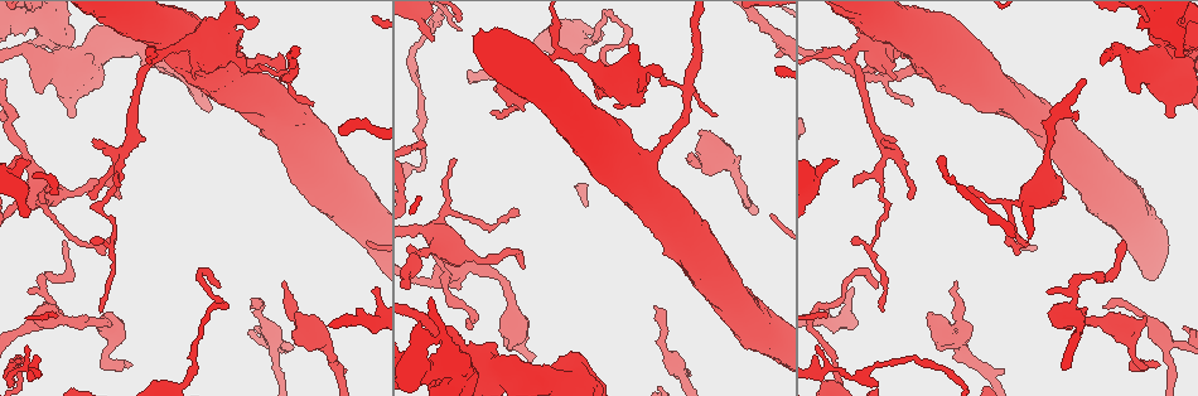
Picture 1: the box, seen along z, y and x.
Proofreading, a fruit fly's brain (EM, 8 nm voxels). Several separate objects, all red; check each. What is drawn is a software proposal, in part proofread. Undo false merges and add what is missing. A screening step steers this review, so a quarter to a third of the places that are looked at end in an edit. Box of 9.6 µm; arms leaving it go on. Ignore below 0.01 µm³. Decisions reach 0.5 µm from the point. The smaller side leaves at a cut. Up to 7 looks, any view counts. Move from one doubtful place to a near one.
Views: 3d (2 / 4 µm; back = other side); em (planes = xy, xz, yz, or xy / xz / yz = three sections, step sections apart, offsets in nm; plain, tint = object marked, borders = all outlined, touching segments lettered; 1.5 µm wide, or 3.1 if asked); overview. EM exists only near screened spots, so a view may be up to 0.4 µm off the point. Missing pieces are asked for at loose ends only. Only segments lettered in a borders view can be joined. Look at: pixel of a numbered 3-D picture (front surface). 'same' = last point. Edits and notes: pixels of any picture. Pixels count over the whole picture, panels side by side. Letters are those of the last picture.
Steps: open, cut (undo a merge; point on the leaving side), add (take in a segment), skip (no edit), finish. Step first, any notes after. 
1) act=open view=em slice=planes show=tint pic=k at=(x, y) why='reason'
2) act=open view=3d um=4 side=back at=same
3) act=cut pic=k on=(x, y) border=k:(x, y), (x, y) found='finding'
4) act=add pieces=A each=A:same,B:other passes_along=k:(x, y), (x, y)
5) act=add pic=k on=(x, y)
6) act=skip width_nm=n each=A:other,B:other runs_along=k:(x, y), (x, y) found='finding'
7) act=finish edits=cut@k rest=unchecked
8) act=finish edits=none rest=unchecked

act=open view=em slice=xy step=8 show=borders pic=1 at=(467, 328)

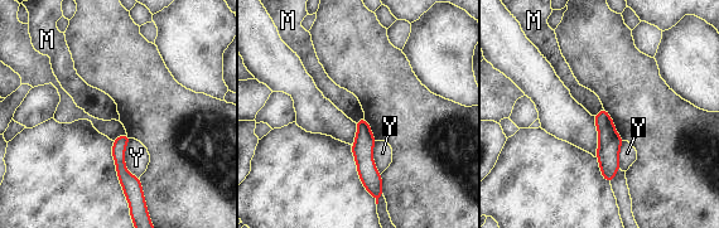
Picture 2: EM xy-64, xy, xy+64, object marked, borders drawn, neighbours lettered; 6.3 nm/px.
act=open view=em slice=planes show=borders at=same

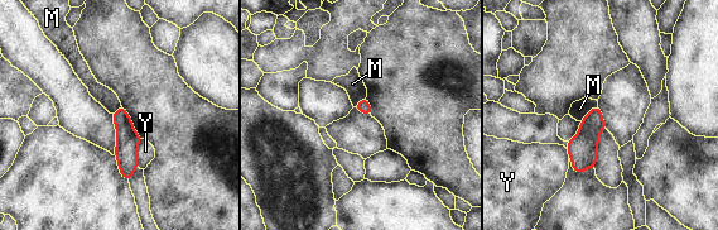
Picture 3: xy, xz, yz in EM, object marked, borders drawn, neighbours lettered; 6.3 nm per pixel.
act=skip each=M:other,Y:other runs_along=3:(120, 111), (126, 133), (128, 175) found='none of them fits'

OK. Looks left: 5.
act=open view=3d um=2 pic=1 at=(654, 306) why='thin end'

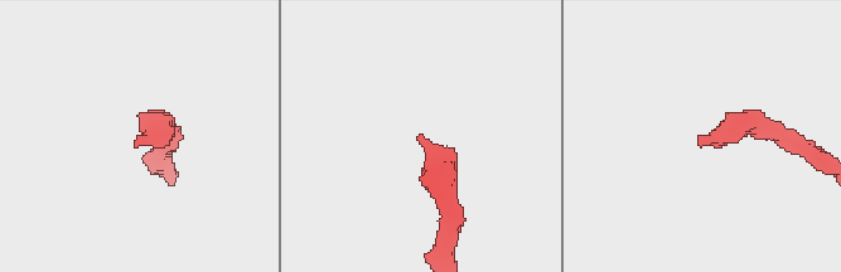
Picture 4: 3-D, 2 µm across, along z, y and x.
act=open view=em slice=planes show=borders pic=4 at=(135, 144) why='shape alone is not enough'

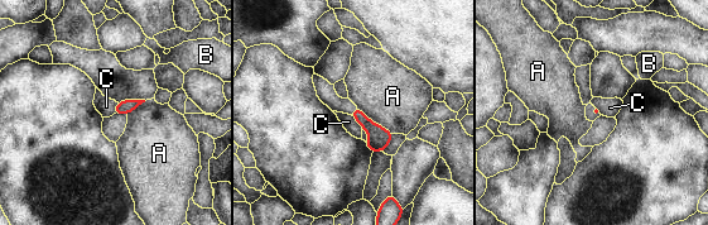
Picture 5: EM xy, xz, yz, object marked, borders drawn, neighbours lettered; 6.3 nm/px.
act=skip each=A:other,B:other,C:other border=5:(118, 103), (114, 113) found='none of them fits'

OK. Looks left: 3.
act=open view=em slice=planes show=tint pic=1 at=(279, 73) why='branch point'

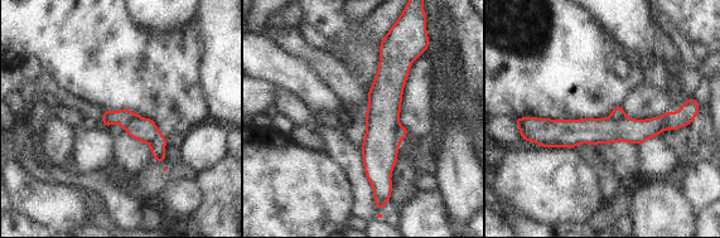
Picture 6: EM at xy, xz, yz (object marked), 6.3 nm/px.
act=open view=em slice=planes show=borders at=same why='see the neighbours'

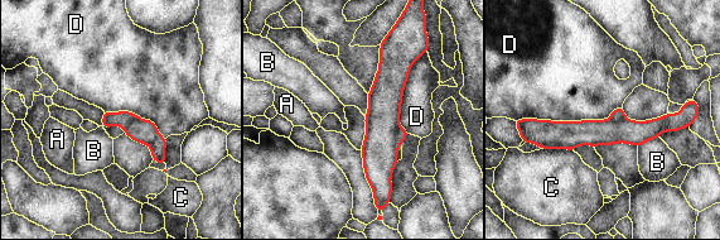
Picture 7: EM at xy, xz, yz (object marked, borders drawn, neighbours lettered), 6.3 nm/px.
act=cut pic=7 on=(401, 134) width_nm=150 each=A:other,B:other,C:other,D:other border=7:(397, 125), (395, 138), (400, 143) found='two neurons meet here'

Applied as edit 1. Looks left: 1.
act=finish edits=cut@7 rest=unchecked

